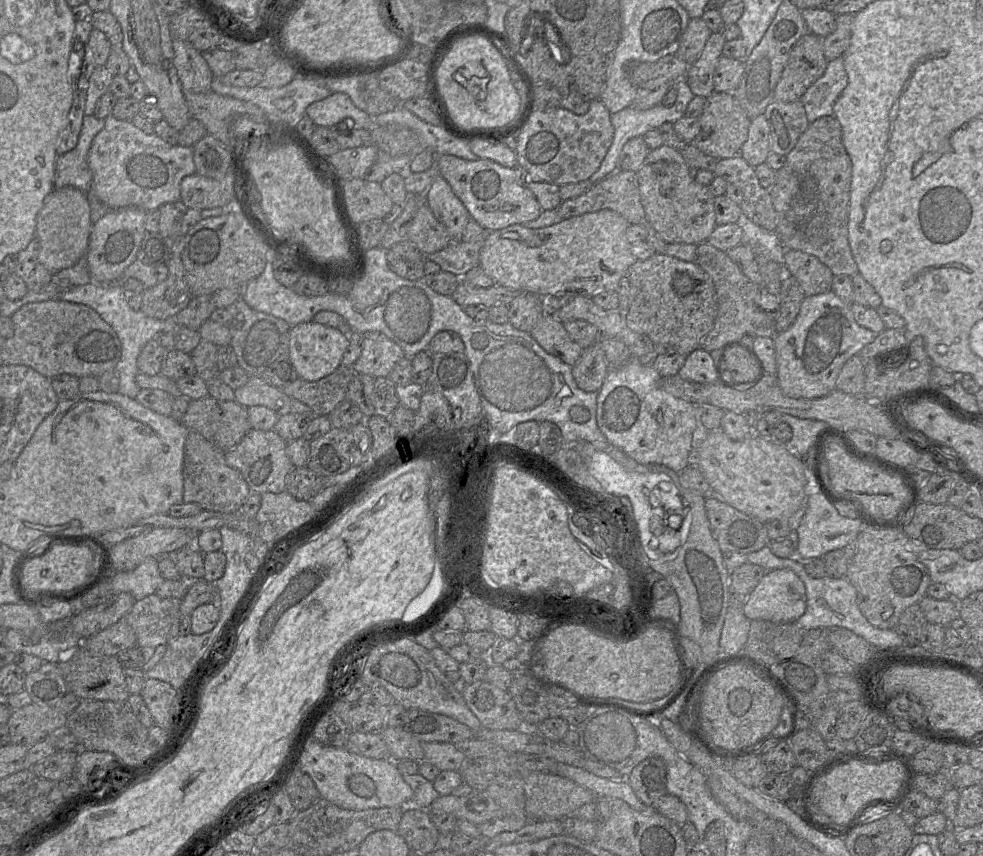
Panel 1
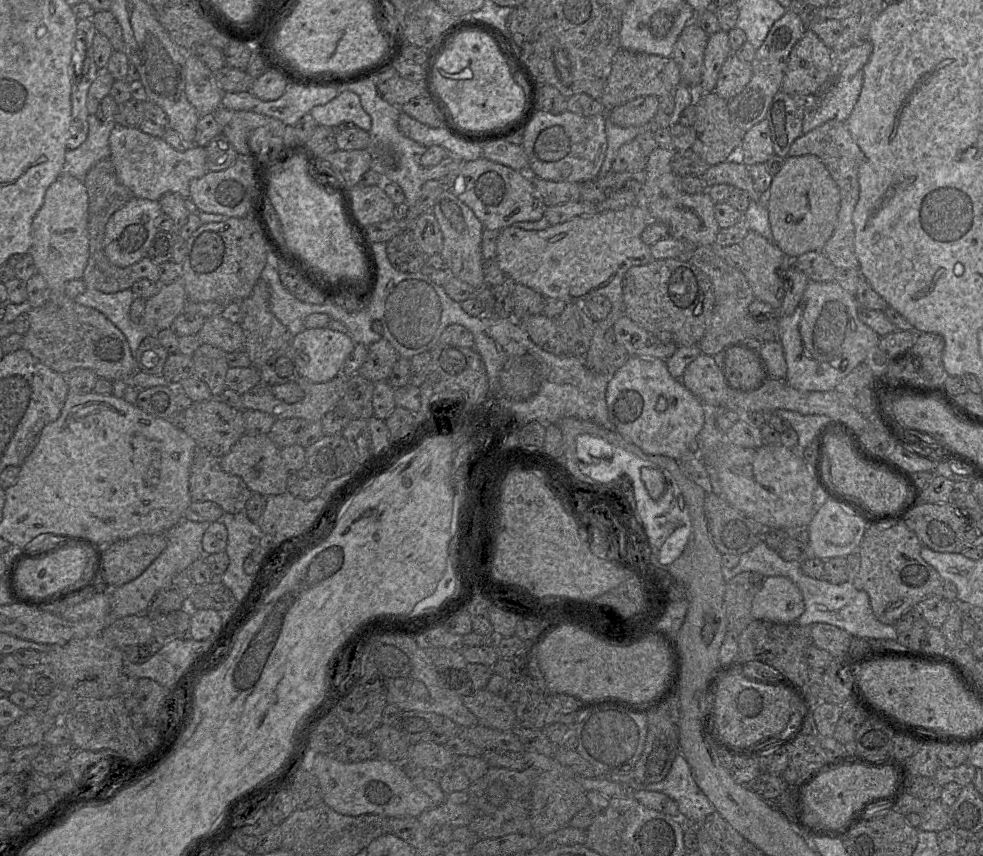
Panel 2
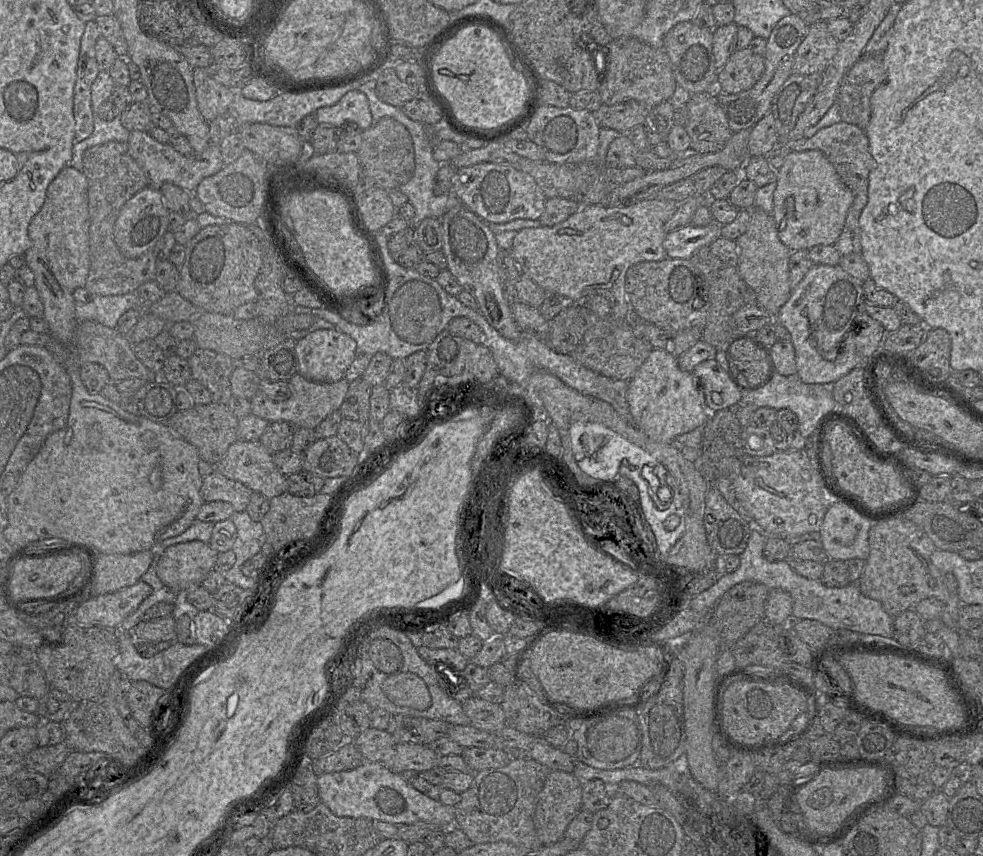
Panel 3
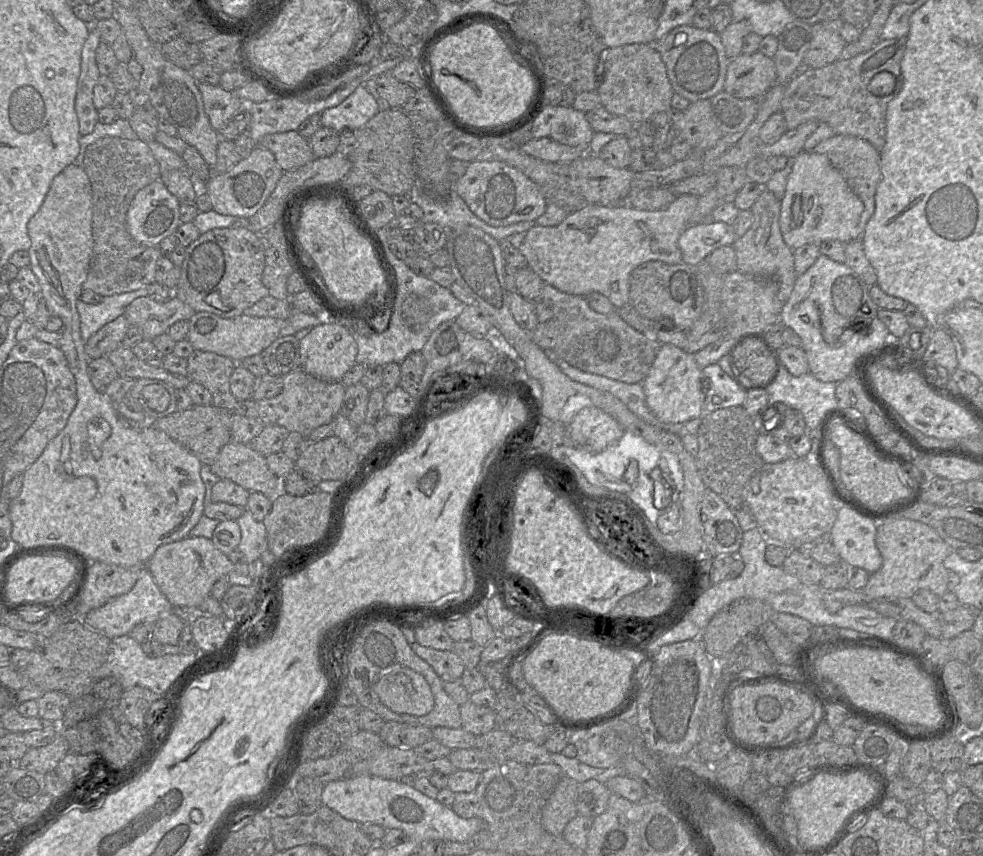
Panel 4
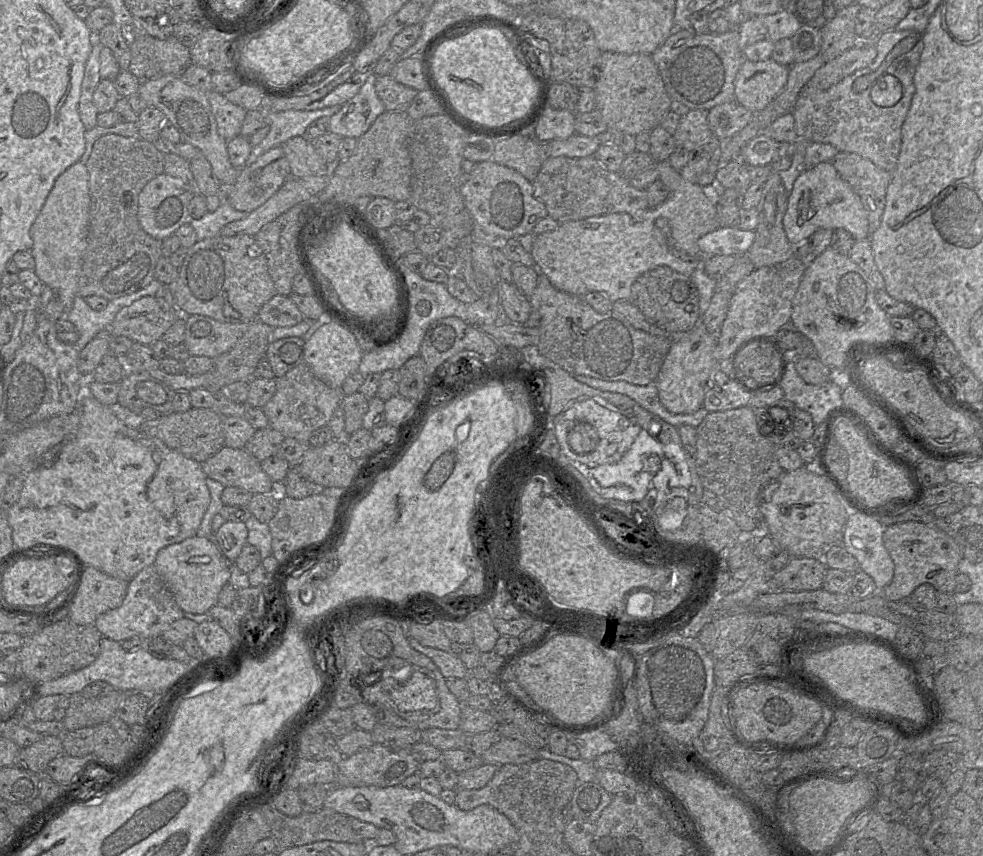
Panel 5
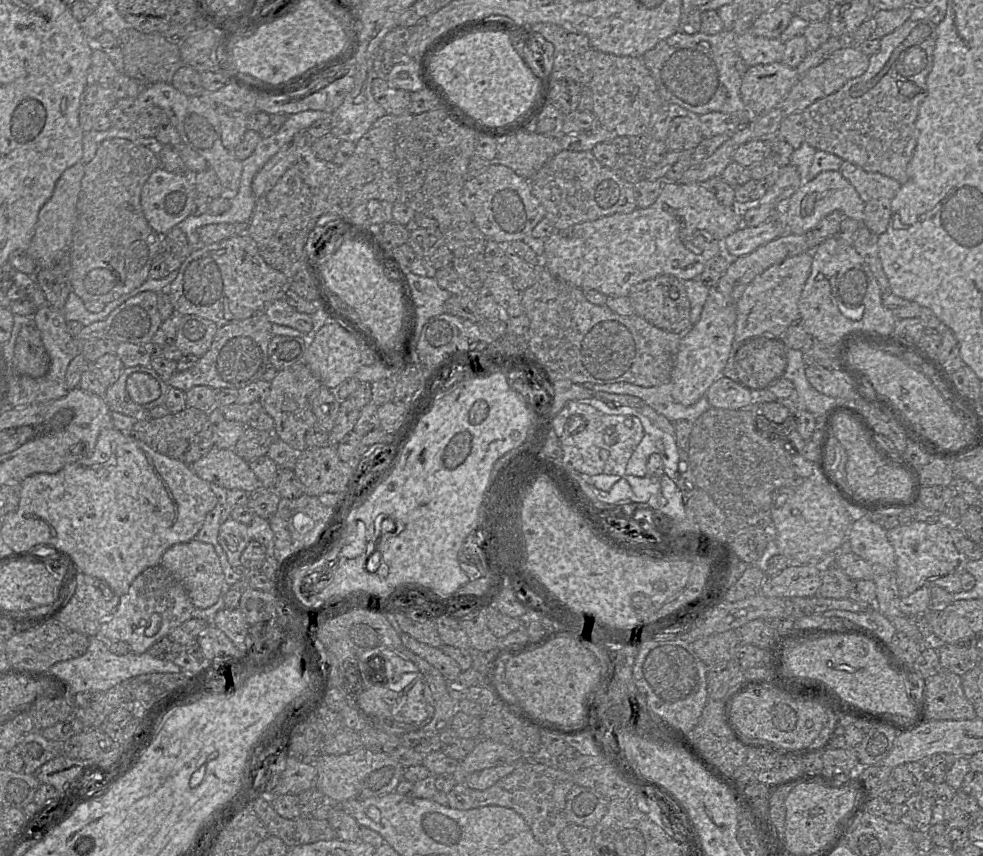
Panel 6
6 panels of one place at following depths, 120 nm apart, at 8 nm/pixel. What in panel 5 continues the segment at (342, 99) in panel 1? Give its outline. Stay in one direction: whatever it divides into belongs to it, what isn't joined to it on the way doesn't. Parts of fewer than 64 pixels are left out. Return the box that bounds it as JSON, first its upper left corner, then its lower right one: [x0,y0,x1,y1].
[327,74,386,139]

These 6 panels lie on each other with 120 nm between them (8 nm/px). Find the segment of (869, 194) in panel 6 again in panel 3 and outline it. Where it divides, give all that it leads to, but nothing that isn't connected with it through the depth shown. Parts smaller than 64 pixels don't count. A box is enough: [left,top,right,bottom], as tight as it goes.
[780,121,875,256]

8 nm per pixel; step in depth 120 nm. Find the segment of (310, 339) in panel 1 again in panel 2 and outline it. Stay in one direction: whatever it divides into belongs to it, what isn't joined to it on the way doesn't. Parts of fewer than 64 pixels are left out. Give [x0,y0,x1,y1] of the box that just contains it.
[290,327,355,383]

